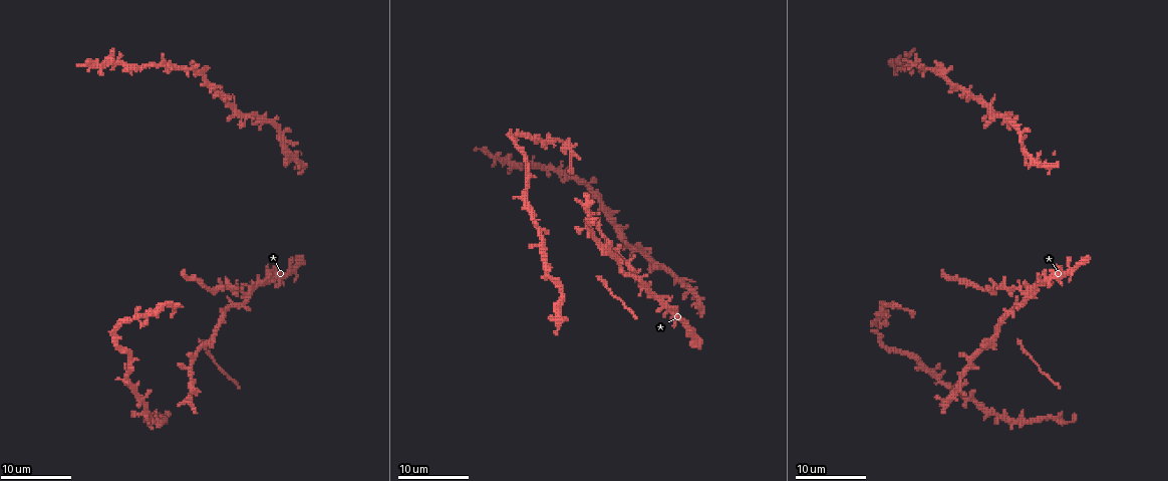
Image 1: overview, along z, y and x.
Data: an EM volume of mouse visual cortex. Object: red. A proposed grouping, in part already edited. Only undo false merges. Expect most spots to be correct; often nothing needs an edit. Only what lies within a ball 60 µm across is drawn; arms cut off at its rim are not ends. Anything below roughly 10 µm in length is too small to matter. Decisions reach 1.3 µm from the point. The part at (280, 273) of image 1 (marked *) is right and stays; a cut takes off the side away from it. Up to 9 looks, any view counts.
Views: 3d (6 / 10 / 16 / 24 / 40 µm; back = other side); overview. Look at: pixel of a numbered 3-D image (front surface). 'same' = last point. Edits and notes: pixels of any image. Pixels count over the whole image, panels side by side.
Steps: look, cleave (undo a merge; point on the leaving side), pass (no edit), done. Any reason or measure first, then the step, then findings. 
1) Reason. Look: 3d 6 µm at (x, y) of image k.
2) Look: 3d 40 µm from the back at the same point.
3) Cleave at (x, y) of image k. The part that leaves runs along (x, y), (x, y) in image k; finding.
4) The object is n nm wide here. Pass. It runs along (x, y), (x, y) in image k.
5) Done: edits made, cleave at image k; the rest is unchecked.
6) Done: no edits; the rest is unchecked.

Look: 3d 16 µm at (606, 254) of image 1.

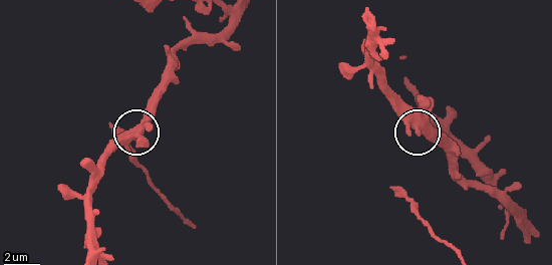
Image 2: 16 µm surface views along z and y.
Pass. Continuous, no second neuron.

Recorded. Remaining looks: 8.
Four-way junction. Look: 3d 10 µm at (970, 367) of image 1.

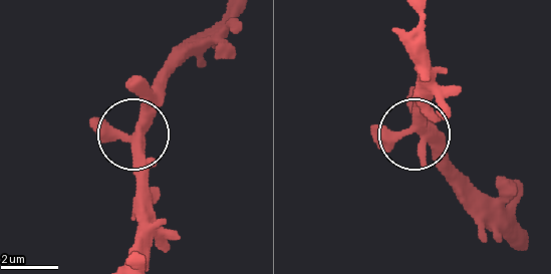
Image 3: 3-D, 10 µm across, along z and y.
Pass. It runs along (232, 13), (175, 70), (133, 135), (131, 164), (144, 183) in image 3; one neuron here.

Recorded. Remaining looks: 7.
Four or more arms meet. Look: 3d 6 µm at (540, 231) of image 1.

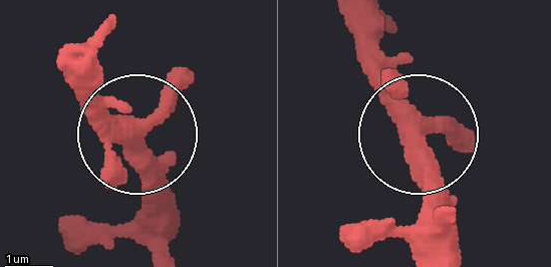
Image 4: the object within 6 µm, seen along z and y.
The side arm is 18 µm long. Pass. One neuron here.

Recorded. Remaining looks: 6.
Sudden change in width. Look: 3d 10 µm at (160, 305) of image 1.

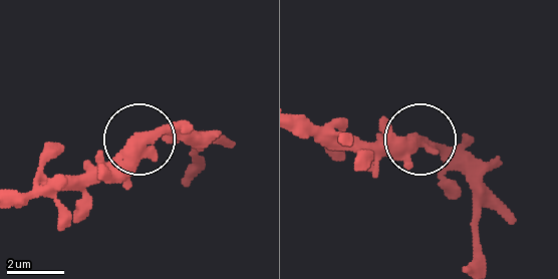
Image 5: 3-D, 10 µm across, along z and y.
Pass. All the same neuron.

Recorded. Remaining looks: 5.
Done: no edits; the rest is unchecked.

